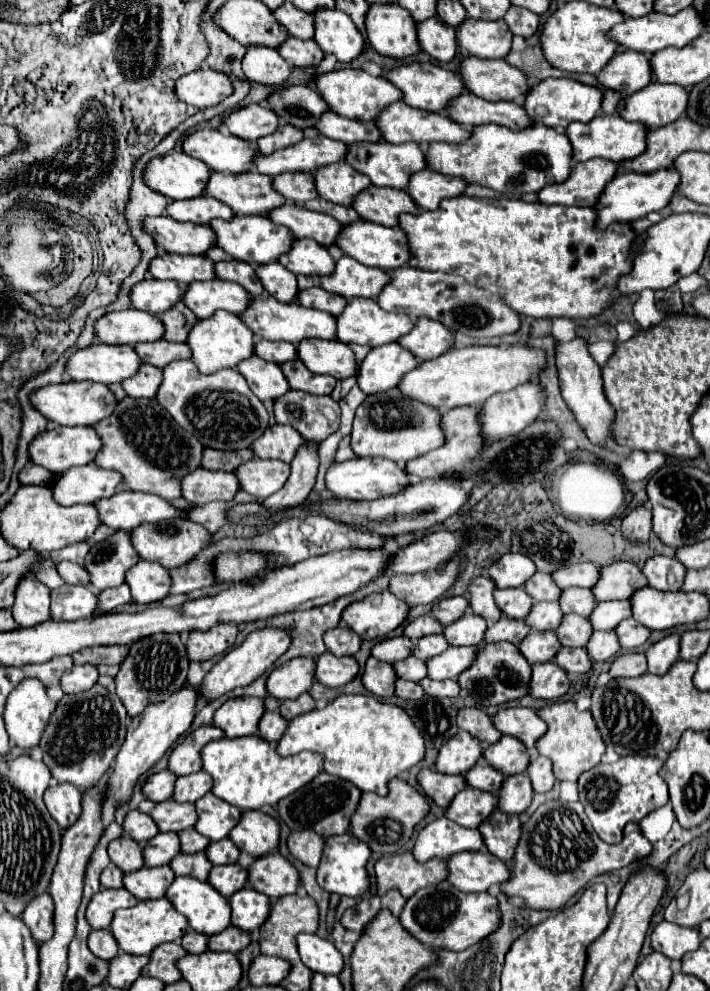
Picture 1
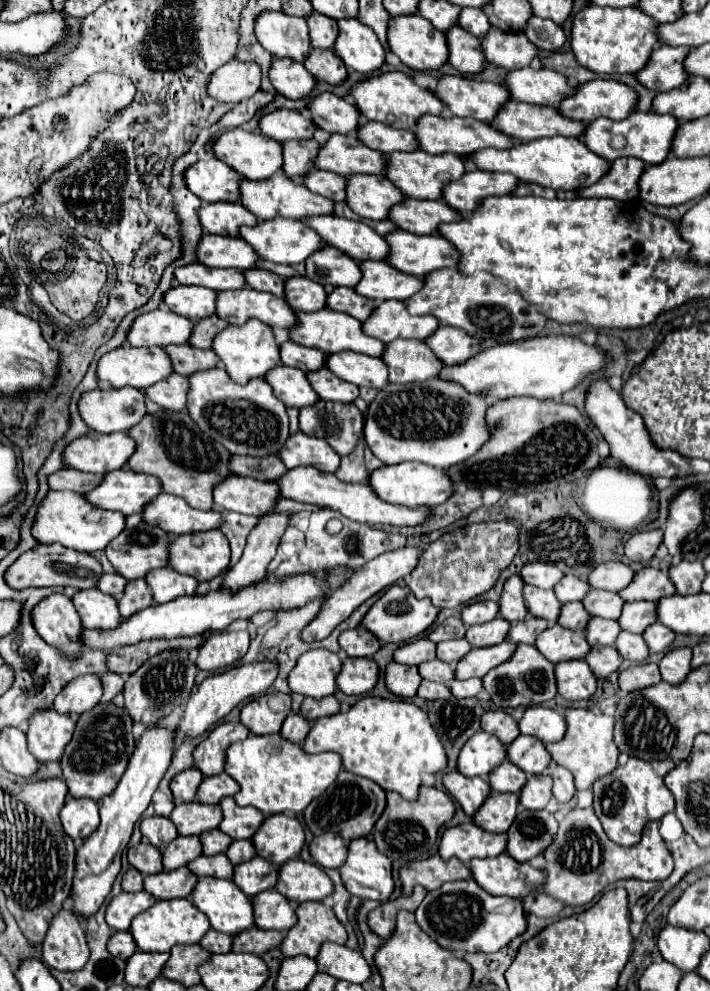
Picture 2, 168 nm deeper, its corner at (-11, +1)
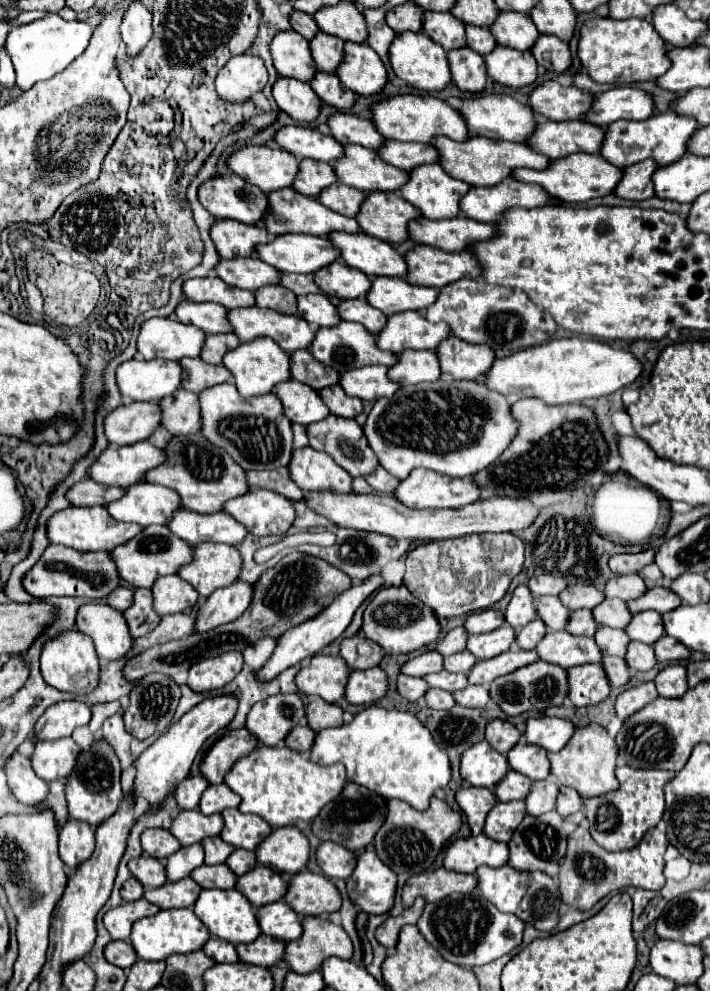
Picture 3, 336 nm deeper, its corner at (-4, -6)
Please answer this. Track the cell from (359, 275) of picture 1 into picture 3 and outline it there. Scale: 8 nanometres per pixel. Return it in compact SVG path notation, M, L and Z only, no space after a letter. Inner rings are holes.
M377 276L371 280L367 302L389 316L403 310L425 310L425 306L429 306L437 294L437 288L413 286L397 276Z

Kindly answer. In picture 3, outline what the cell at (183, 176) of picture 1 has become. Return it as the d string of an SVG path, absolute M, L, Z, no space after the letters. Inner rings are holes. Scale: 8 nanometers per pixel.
M235 174L213 176L199 188L199 200L215 218L261 224L267 212L267 194Z

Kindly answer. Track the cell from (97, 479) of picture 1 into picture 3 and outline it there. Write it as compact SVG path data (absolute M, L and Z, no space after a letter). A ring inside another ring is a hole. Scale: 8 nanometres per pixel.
M137 482L135 486L125 488L125 494L119 500L109 502L105 508L109 516L119 522L151 526L165 524L181 504L175 490L159 484Z

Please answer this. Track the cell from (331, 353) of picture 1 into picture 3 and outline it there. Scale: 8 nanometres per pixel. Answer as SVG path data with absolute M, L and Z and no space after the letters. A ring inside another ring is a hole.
M365 366L361 370L343 372L339 384L349 396L357 396L361 400L387 398L399 388L387 378L387 366Z

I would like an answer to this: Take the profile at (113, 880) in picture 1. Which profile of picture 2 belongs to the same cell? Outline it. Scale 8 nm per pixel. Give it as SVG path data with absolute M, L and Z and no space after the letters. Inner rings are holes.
M130 867L130 869L124 873L124 877L122 877L122 889L124 889L124 891L142 891L142 889L144 889L142 881L144 881L144 875L142 875L138 869Z

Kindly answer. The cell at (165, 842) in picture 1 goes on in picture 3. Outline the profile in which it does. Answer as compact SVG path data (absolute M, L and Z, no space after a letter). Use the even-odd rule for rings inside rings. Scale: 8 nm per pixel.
M201 844L183 846L167 858L167 866L165 866L167 880L169 882L181 880L181 878L189 876L189 872L201 864L203 864L203 846Z

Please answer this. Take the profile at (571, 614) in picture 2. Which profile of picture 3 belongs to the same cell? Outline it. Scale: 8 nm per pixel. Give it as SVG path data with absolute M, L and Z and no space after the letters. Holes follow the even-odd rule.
M575 610L575 612L571 612L565 630L569 634L575 634L575 636L593 636L595 630L597 630L597 624L593 622L591 610Z

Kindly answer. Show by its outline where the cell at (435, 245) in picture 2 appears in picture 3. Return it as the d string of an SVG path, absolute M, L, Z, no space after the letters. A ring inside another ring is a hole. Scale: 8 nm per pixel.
M415 246L405 256L407 274L405 280L417 286L433 286L443 288L449 282L461 278L477 278L479 266L469 250L461 252L445 252L431 246Z

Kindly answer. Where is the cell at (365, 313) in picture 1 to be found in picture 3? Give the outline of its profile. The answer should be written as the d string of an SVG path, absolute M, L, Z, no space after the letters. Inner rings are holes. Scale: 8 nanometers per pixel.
M407 310L403 314L391 314L377 334L377 348L401 354L407 348L435 350L437 344L449 336L449 326L431 324L421 312Z

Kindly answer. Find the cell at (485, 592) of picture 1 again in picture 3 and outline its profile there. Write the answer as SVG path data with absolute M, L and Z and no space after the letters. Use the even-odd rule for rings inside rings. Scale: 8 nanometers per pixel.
M521 584L513 590L513 596L511 596L509 606L505 610L505 622L509 622L517 630L533 618L535 618L535 606L531 600L531 592L525 584Z

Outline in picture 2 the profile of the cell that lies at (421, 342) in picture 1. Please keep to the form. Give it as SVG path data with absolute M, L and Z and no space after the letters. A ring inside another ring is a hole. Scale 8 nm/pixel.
M442 325L436 333L432 333L426 339L428 347L436 353L438 359L444 361L444 365L456 365L472 359L472 355L478 355L482 351L480 341L466 331L460 331L458 327Z

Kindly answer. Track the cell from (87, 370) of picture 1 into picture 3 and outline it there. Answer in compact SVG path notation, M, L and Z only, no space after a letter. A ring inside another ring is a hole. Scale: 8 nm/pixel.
M133 358L119 364L115 378L125 400L157 402L179 388L181 366L169 360Z

